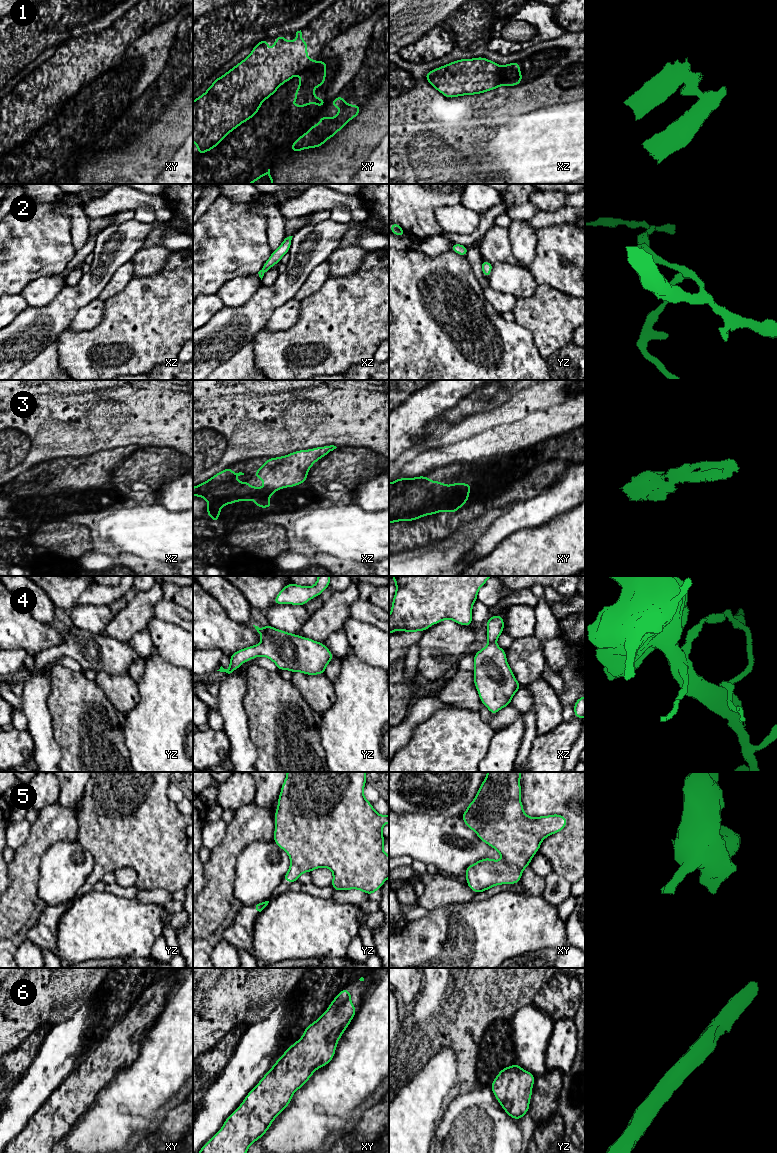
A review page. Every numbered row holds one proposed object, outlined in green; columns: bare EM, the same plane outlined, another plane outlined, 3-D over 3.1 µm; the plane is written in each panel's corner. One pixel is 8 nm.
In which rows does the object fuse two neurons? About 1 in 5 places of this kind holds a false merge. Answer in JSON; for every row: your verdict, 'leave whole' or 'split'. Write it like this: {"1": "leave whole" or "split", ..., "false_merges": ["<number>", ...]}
{"1": "split", "2": "leave whole", "3": "leave whole", "4": "leave whole", "5": "leave whole", "6": "leave whole", "false_merges": ["1"]}

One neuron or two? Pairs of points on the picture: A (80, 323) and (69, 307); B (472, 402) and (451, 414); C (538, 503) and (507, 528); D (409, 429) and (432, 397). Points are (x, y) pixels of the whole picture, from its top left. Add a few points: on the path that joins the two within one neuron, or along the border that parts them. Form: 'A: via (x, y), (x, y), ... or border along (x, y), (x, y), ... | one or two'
A: border along (93, 300), (78, 311), (68, 329) | two
B: via (467, 406), (456, 414) | one
C: via (530, 511), (515, 520) | one
D: via (409, 421), (424, 405) | one

